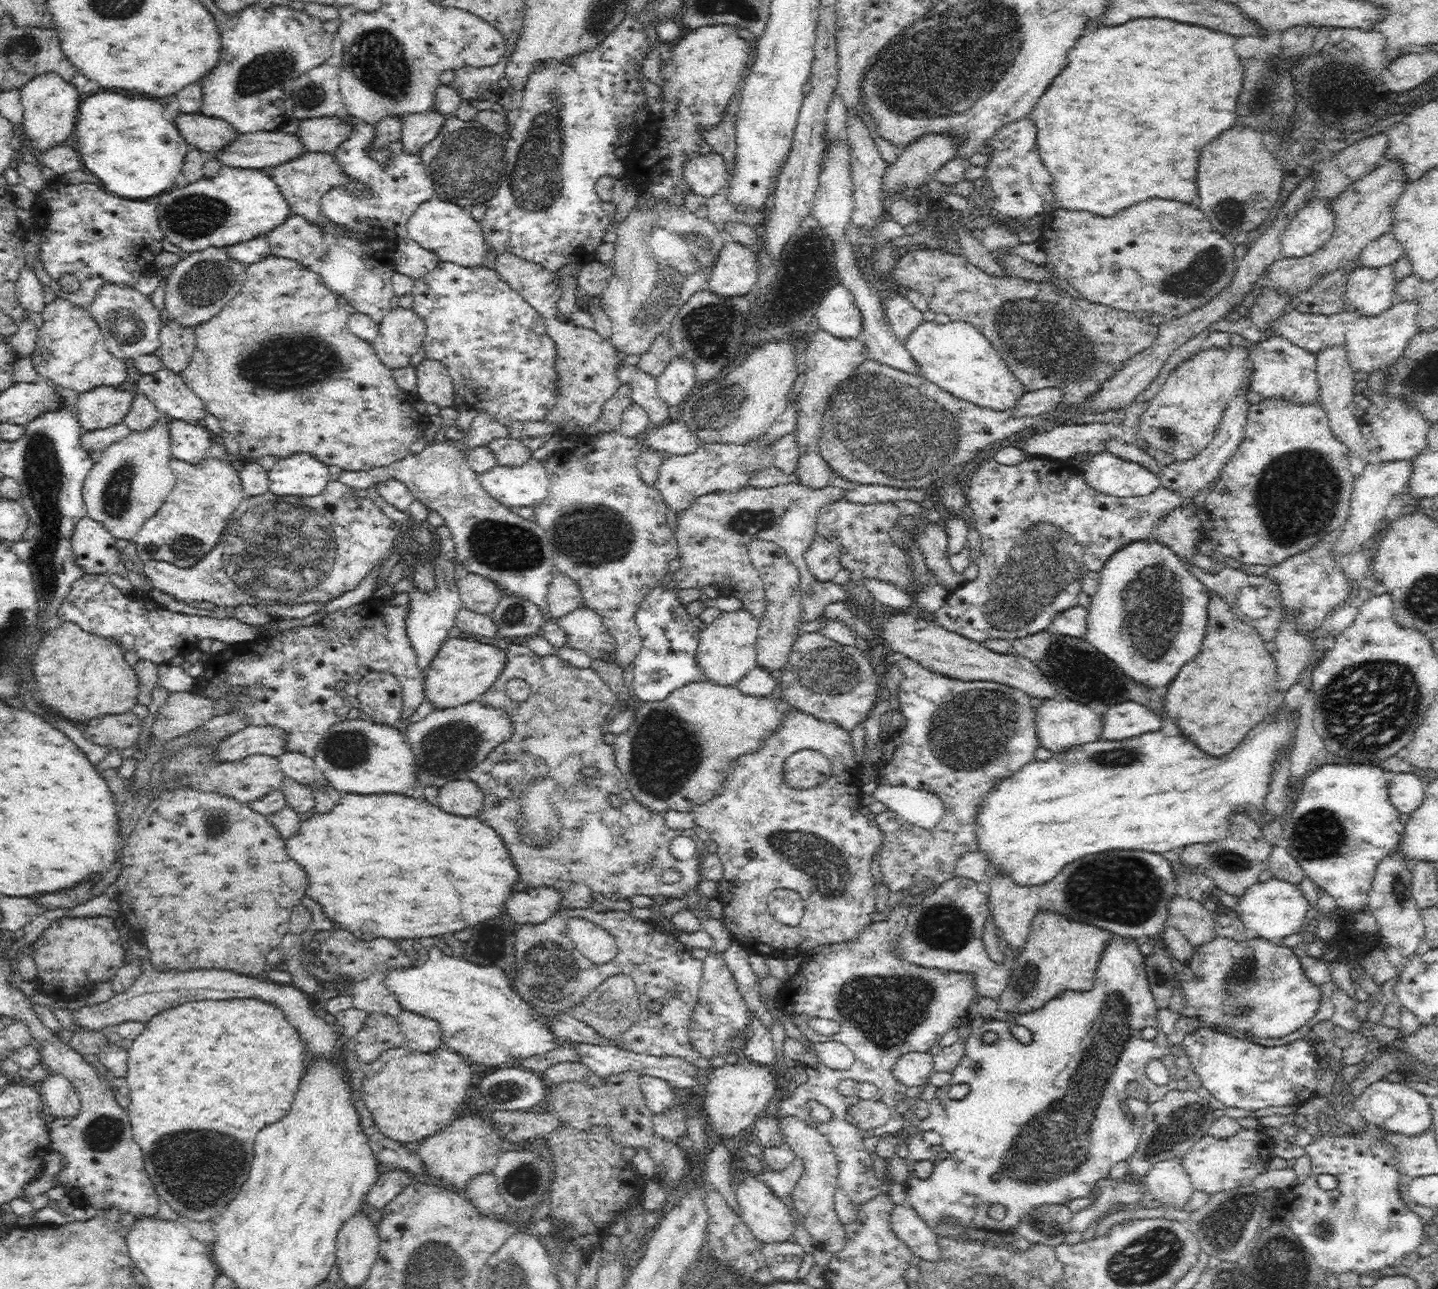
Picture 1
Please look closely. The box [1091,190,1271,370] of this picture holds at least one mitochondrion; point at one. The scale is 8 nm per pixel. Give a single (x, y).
(1192, 281)

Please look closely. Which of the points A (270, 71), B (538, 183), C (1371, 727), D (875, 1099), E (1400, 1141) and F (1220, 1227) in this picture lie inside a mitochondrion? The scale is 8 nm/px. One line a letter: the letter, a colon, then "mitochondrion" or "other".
A: mitochondrion
B: mitochondrion
C: mitochondrion
D: other
E: other
F: mitochondrion

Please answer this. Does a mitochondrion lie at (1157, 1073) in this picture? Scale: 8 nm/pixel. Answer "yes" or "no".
no

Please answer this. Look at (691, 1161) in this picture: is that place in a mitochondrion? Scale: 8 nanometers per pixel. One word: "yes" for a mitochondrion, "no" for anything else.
no

